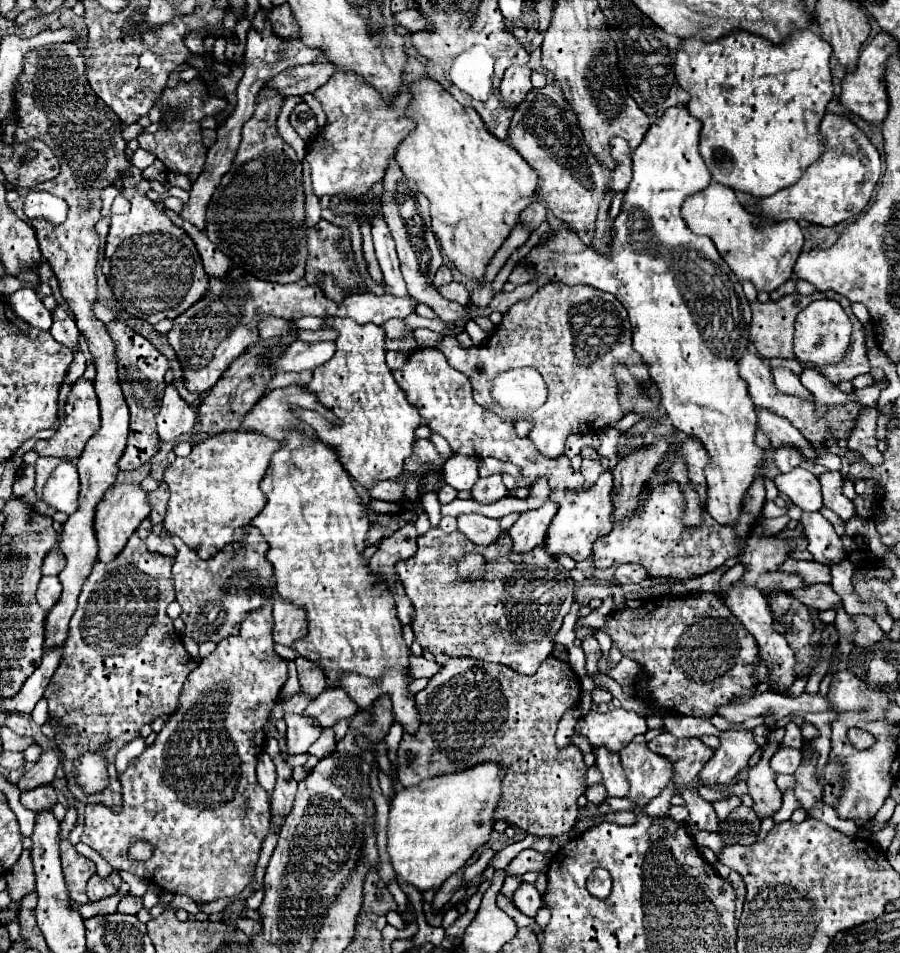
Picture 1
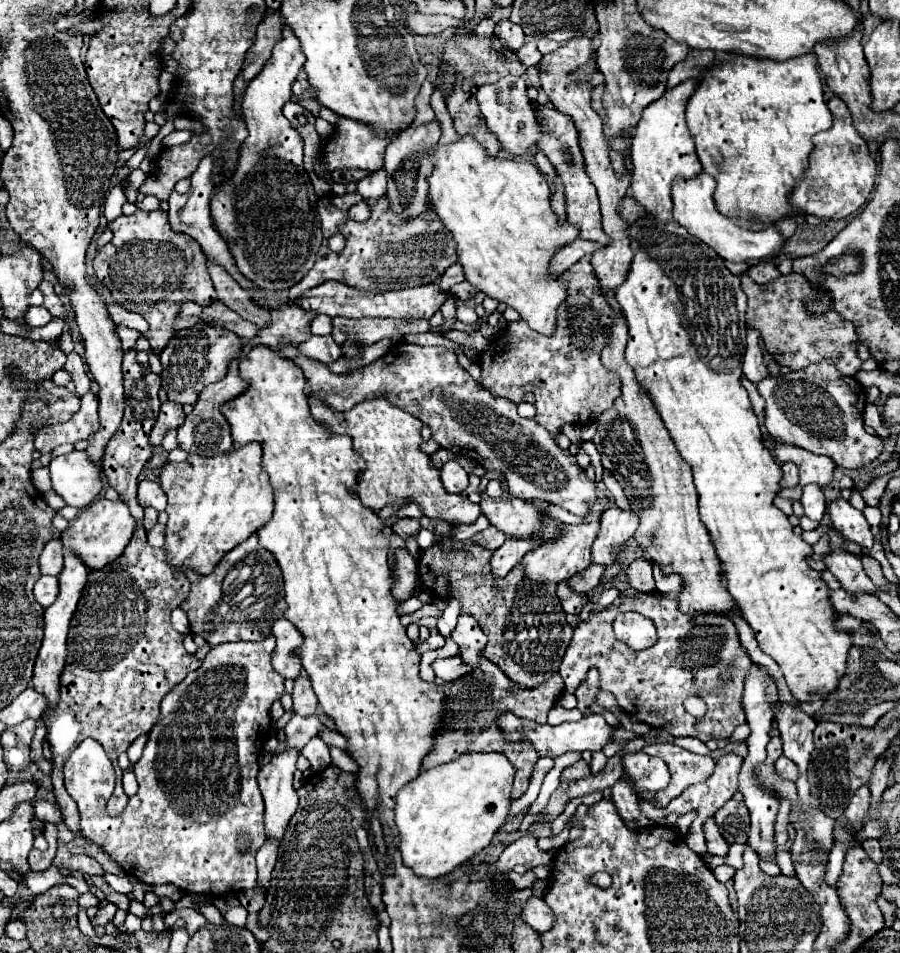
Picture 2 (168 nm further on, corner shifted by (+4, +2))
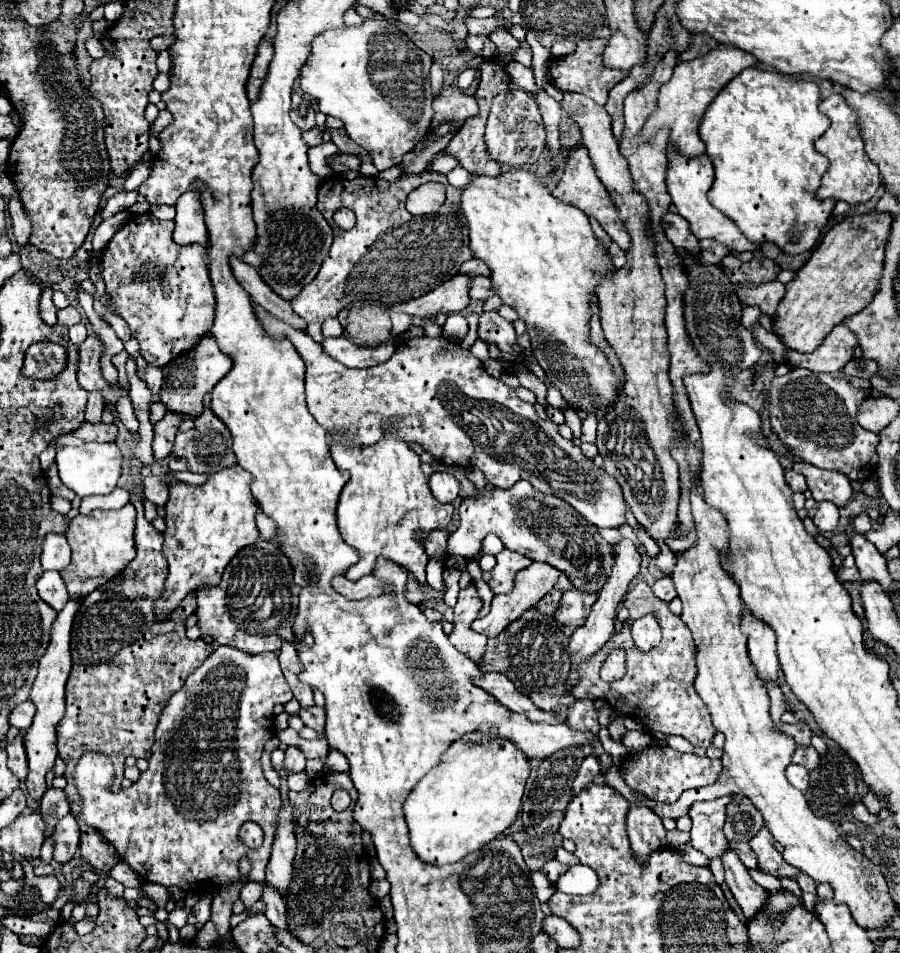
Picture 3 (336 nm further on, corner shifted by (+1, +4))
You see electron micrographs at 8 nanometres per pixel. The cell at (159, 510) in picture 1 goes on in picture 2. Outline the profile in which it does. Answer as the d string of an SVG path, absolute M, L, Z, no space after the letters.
M140 481L138 501L142 507L154 507L156 511L166 509L166 495L164 495L158 481Z

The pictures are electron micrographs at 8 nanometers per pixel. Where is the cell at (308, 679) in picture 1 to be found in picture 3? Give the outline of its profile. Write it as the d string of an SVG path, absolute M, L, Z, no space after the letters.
M307 707L307 709L301 709L299 711L299 717L301 721L311 727L311 729L317 729L317 731L323 731L325 729L325 711L319 709L319 707Z

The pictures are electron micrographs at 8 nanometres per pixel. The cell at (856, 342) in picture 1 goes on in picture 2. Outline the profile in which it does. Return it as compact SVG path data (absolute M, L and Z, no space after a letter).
M790 273L772 279L770 283L756 283L748 275L742 277L744 293L748 295L748 309L746 309L746 323L752 329L760 331L760 339L768 353L774 357L776 363L792 367L794 371L806 369L812 363L820 363L822 359L834 359L836 367L842 375L856 375L860 371L862 361L858 359L858 335L852 323L840 319L834 309L826 315L814 317L804 307L804 297L820 297L818 291L810 287L804 275Z

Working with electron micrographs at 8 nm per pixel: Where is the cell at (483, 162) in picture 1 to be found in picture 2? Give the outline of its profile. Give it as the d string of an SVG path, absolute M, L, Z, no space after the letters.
M460 137L456 143L436 147L432 153L434 171L428 177L430 203L436 209L440 221L452 231L458 243L458 261L464 267L466 279L484 291L488 297L498 299L520 313L520 317L542 335L556 331L556 311L568 297L568 285L560 281L560 275L550 273L552 257L568 243L572 243L580 227L564 221L558 223L558 215L550 207L550 187L546 177L530 161L490 159L484 149L472 141L472 137Z

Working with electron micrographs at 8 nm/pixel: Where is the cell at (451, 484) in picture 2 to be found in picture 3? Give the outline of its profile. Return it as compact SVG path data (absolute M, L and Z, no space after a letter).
M433 473L429 477L429 487L431 487L431 493L443 503L455 501L459 495L459 489L461 489L459 481L451 473Z

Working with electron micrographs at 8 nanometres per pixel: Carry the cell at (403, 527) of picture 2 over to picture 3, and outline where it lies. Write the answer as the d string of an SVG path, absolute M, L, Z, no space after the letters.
M435 529L431 533L427 533L427 537L421 539L423 547L425 547L425 553L431 557L431 555L439 555L439 557L445 557L447 555L447 537L449 533L441 531L441 529Z

